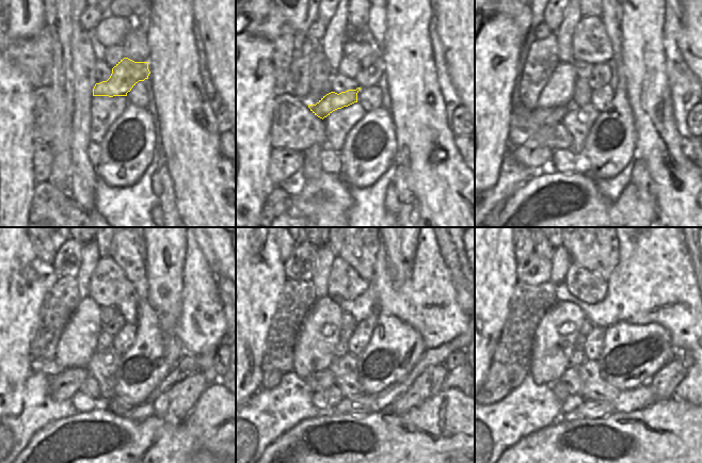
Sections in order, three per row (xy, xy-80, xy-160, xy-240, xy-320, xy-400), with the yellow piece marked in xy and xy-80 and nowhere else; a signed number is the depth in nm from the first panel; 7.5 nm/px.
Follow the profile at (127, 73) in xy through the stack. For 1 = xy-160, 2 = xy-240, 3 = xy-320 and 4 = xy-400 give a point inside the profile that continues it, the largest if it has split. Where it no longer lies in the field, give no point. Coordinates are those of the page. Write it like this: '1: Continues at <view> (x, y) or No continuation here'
1: Continues at xy-160 (554, 115)
2: Continues at xy-240 (49, 368)
3: Continues at xy-320 (270, 379)
4: Continues at xy-400 (498, 393)

